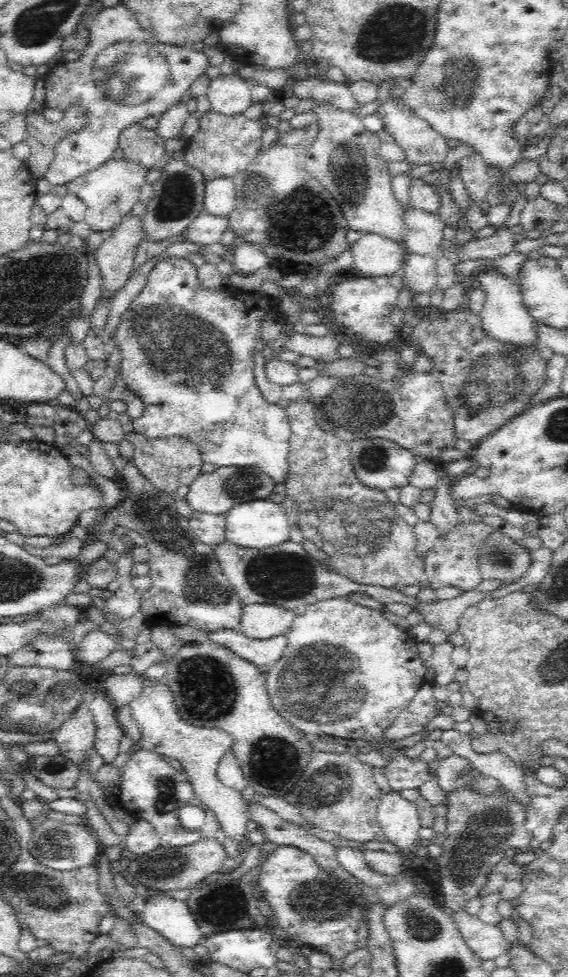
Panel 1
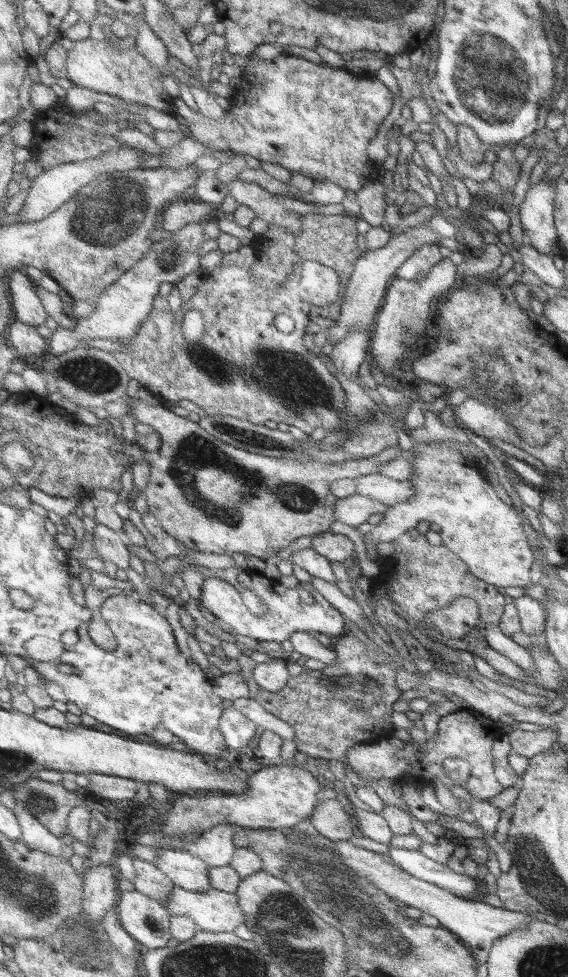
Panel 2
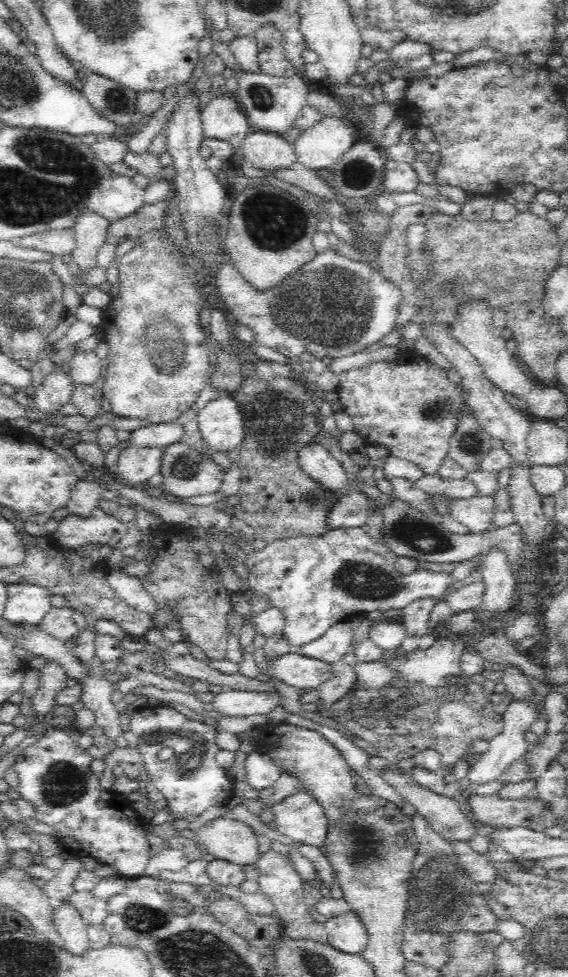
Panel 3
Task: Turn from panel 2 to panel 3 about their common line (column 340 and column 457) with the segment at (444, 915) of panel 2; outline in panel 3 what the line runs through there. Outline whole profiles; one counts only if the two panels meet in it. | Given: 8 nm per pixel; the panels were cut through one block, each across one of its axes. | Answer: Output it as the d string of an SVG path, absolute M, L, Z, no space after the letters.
M452 841L458 861L464 867L466 874L470 875L474 882L492 882L497 875L496 869L491 865L488 856L476 852L468 842Z

